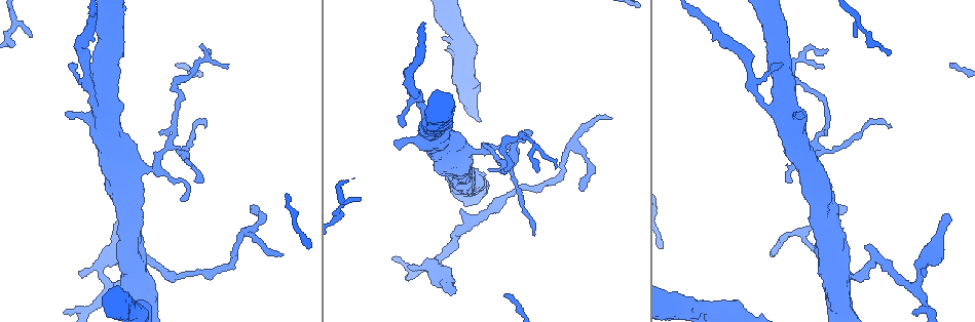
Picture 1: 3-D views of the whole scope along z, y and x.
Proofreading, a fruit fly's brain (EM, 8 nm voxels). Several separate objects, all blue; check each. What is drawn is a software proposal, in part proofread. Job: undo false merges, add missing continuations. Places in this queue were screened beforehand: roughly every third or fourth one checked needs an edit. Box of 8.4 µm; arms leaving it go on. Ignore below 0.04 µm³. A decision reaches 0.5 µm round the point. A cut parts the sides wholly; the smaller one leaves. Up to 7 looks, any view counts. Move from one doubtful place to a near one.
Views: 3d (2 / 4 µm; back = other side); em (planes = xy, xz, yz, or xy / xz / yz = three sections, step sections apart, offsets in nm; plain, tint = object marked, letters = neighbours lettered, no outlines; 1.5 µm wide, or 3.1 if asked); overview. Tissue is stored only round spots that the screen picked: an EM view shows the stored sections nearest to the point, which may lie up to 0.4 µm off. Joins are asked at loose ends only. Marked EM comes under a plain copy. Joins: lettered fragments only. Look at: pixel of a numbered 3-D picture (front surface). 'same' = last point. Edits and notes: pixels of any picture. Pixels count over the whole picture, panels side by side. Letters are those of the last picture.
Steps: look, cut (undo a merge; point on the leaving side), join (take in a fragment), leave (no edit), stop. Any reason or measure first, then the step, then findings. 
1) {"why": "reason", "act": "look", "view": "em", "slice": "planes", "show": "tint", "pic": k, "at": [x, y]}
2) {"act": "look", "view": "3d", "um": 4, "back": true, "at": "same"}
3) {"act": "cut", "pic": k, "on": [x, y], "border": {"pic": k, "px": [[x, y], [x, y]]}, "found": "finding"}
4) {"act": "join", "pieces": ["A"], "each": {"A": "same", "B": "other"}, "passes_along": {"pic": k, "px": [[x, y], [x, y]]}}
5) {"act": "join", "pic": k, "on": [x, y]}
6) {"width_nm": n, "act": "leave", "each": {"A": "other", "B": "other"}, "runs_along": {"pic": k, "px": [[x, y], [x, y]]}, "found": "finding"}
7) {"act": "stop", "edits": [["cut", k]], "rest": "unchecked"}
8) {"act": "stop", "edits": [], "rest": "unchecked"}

{"why": "an open end", "act": "look", "view": "3d", "um": 4, "pic": 1, "at": [226, 66]}

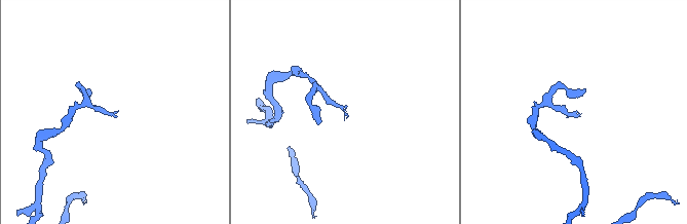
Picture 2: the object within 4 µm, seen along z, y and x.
{"act": "look", "view": "em", "slice": "yz", "step": 4, "show": "letters", "pic": 2, "at": [115, 116]}

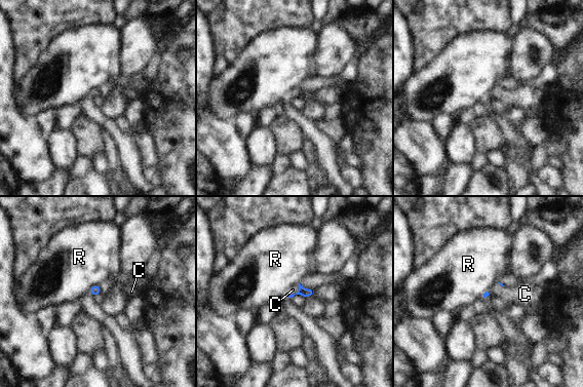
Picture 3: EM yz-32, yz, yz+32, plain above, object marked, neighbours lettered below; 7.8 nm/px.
{"why": "another direction", "act": "look", "view": "em", "slice": "planes", "show": "letters", "at": "same"}

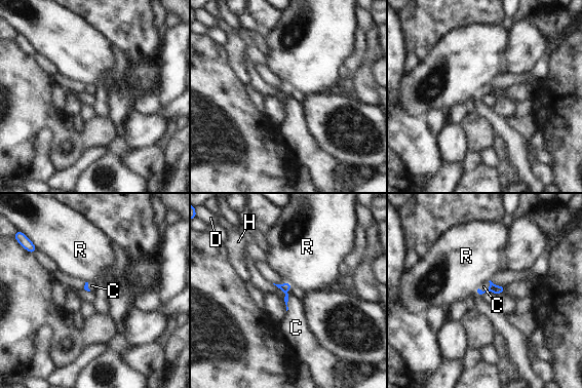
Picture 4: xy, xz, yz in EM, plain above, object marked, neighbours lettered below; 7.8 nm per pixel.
{"act": "join", "pieces": ["C"], "each": {"C": "same", "D": "other", "H": "other", "R": "other"}, "found": "the cell continues"}

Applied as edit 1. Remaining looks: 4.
{"why": "free end", "act": "look", "view": "em", "slice": "planes", "show": "letters", "pic": 1, "at": [950, 216]}

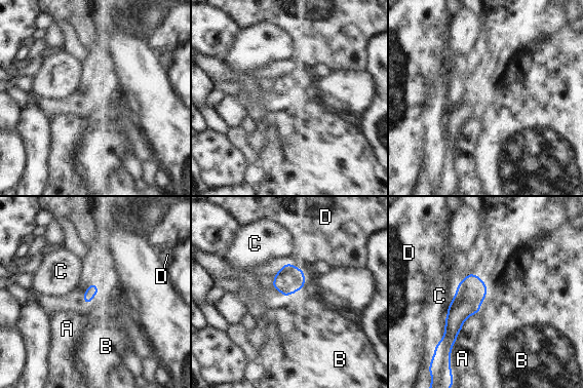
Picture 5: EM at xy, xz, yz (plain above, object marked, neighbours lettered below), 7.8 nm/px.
{"act": "leave", "each": {"A": "other", "B": "other", "C": "other", "D": "other"}, "border": {"pic": 5, "px": [[486, 283], [486, 296], [478, 311]]}, "found": "no lettered fragment goes on from it"}

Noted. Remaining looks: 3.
{"act": "look", "view": "3d", "um": 2, "pic": 1, "at": [530, 132]}

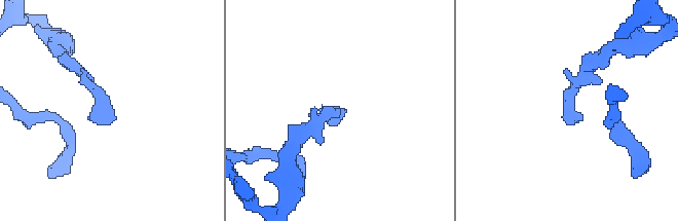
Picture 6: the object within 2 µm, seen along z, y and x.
{"act": "look", "view": "em", "slice": "planes", "show": "letters", "pic": 6, "at": [110, 123]}

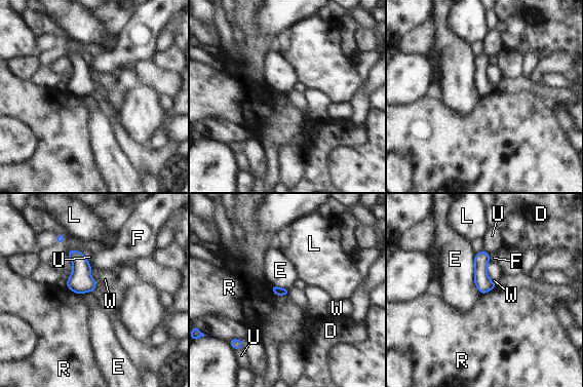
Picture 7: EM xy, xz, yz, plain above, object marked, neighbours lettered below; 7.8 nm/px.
{"act": "leave", "each": {"D": "other", "E": "other", "F": "other", "L": "other", "R": "other", "U": "other", "W": "other"}, "found": "no lettered fragment goes on from it"}

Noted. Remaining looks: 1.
{"act": "stop", "edits": [["join", 4]], "rest": "unchecked"}

